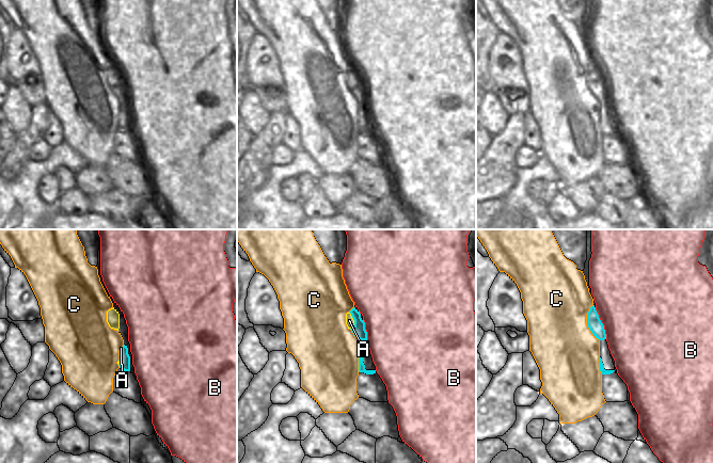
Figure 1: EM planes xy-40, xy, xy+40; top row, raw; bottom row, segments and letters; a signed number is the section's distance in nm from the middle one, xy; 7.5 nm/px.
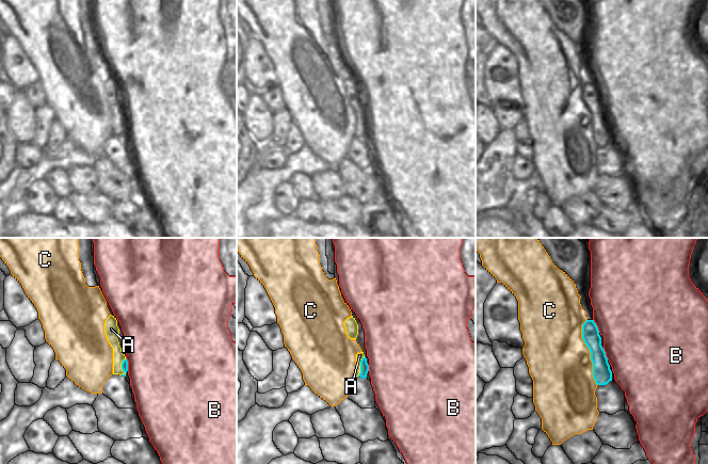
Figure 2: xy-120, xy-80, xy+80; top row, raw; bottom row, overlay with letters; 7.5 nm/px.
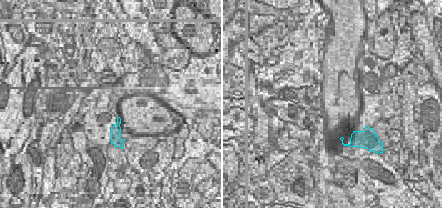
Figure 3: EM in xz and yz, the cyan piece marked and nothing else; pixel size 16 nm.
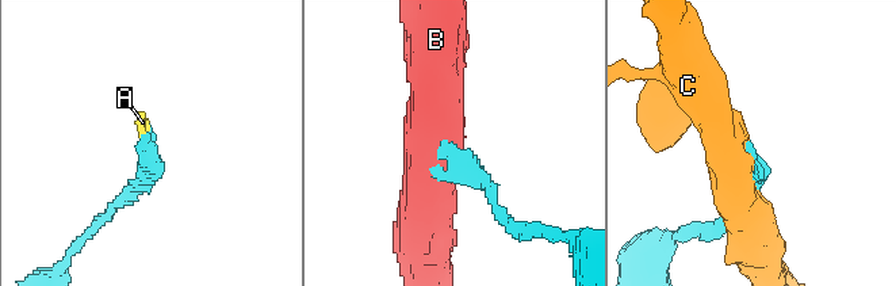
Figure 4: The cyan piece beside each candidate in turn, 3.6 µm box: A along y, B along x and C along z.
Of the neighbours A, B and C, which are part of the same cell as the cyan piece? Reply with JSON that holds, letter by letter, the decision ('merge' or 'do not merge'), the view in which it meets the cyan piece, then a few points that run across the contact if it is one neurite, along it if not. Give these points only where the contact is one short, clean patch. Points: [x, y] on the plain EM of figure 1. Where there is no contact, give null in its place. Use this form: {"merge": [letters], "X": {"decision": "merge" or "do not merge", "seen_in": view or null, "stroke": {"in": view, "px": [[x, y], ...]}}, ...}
{"merge": ["A"], "A": {"decision": "merge", "seen_in": "xy"}, "B": {"decision": "do not merge", "seen_in": "xy+40"}, "C": {"decision": "do not merge", "seen_in": "xy+40"}}

